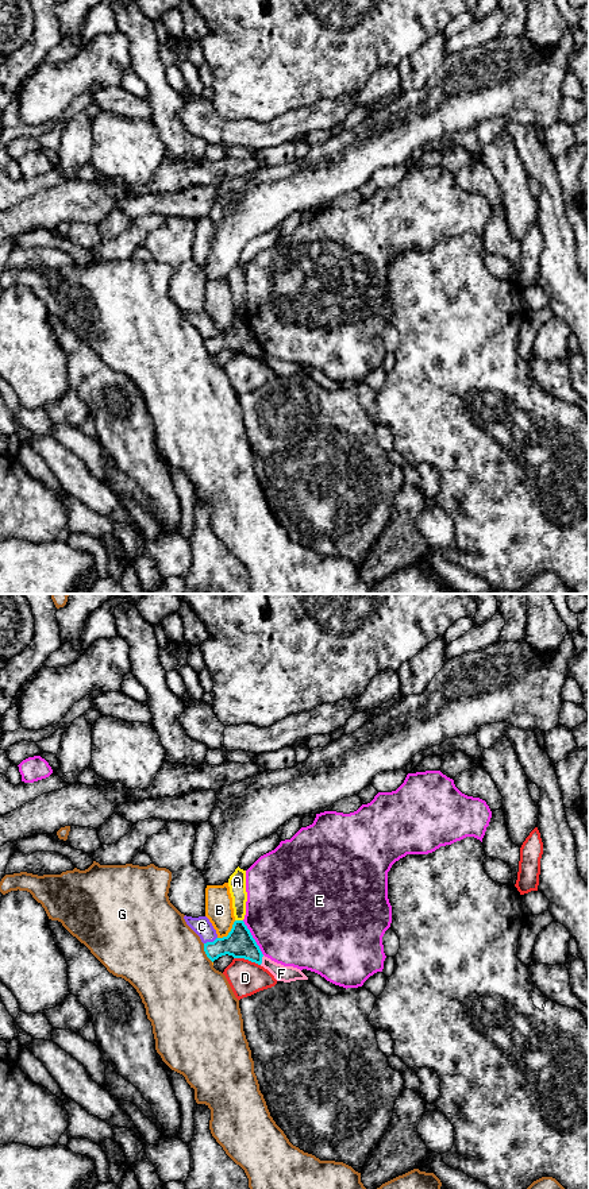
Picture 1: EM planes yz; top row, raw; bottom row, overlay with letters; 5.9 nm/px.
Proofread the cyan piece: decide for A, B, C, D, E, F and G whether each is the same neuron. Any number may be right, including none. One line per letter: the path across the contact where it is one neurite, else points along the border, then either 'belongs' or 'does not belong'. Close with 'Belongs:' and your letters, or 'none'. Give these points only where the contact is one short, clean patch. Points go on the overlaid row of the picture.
A: along yz (235, 919), (242, 921) | does not belong
B: along yz (235, 921), (231, 930), (218, 938) | does not belong
C: does not belong
D: does not belong
E: does not belong
F: does not belong
G: does not belong
Belongs: none

